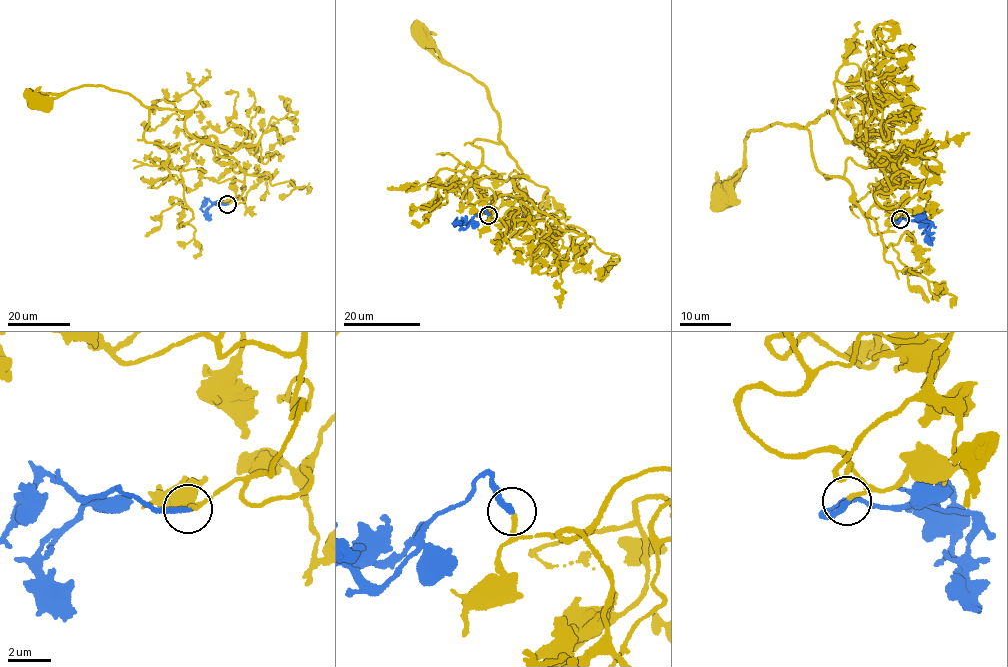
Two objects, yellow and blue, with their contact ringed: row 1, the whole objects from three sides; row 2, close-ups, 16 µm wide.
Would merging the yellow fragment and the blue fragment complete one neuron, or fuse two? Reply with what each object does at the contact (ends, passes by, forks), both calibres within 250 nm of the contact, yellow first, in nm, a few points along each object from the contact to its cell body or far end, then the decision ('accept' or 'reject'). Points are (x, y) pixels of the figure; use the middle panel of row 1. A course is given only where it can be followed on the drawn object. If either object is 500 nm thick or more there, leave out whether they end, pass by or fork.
yellow passes by; blue ends there; 140 nm thick on the yellow side, 260 nm on the other; yellow runs (488, 216), (530, 217), (512, 180), (524, 175), (487, 89), (420, 31); blue runs (488, 215), (482, 209), (465, 227), (458, 223); accept

